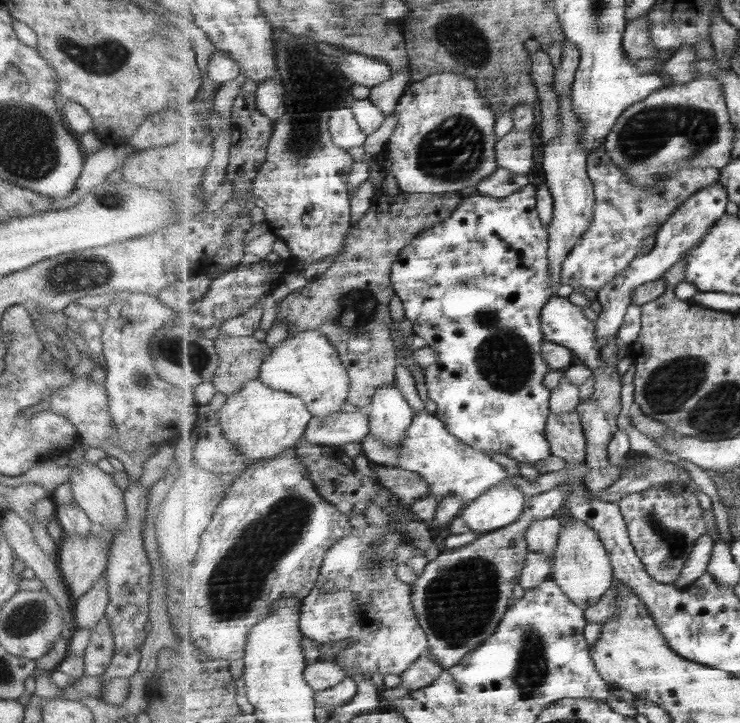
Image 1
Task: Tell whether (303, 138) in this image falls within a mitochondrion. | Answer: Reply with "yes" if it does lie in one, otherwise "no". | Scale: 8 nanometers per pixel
yes

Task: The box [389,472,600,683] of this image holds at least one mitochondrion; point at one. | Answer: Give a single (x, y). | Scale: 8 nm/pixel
(458, 604)

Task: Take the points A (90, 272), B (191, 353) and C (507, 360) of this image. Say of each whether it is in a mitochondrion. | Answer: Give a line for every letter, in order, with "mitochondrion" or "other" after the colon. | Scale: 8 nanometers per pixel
A: mitochondrion
B: mitochondrion
C: mitochondrion

